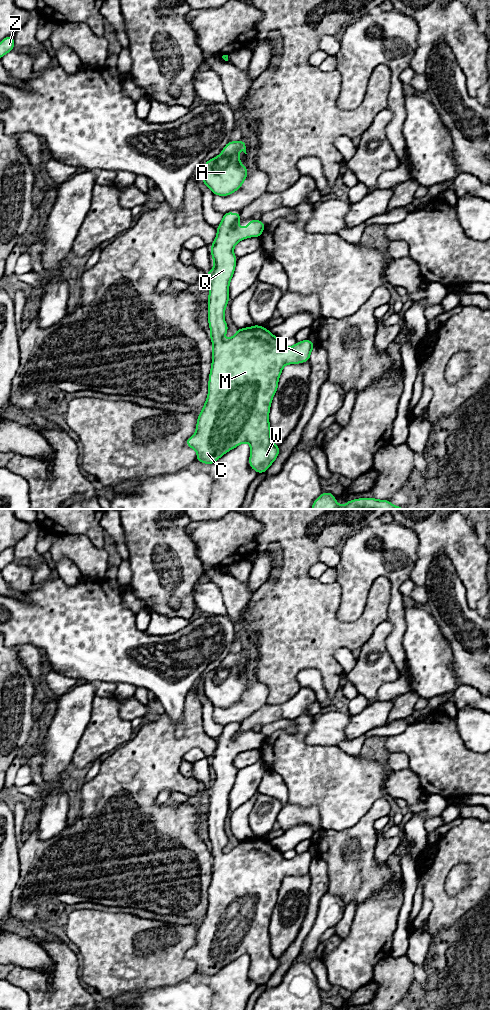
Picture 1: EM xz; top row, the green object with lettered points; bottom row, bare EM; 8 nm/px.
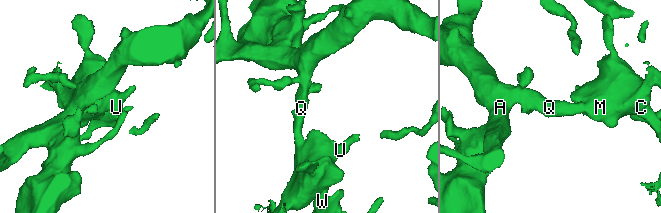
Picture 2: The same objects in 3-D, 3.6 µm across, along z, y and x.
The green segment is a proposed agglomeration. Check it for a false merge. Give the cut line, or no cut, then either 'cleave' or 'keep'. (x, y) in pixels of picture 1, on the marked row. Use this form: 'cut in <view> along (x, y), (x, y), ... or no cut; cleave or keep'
no cut; keep

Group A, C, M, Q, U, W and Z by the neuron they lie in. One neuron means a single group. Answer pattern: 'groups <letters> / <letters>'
groups A C M Q U W Z

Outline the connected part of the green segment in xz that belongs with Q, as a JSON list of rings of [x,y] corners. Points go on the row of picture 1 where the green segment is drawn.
[[[227,212],[223,214],[223,219],[217,227],[217,236],[210,247],[212,259],[215,263],[211,271],[205,274],[205,278],[209,283],[208,323],[211,330],[210,340],[213,343],[212,365],[208,378],[208,396],[205,405],[202,407],[201,413],[198,416],[196,431],[193,436],[186,440],[186,445],[196,450],[197,462],[206,463],[210,466],[231,449],[247,442],[251,447],[249,465],[259,474],[266,472],[280,453],[279,446],[275,445],[271,440],[268,416],[273,396],[278,388],[278,380],[282,369],[287,364],[308,362],[310,353],[315,345],[312,341],[306,339],[297,342],[294,346],[286,347],[283,344],[283,341],[260,325],[237,329],[233,337],[228,340],[223,339],[228,331],[228,325],[224,319],[224,311],[229,302],[229,284],[233,277],[237,262],[237,257],[234,255],[233,249],[235,245],[243,239],[260,237],[266,226],[261,220],[257,221],[251,219],[248,226],[242,228],[237,225],[240,220],[240,213]]]

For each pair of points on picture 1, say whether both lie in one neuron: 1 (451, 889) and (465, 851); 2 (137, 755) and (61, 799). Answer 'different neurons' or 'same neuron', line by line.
1: different neurons
2: different neurons

